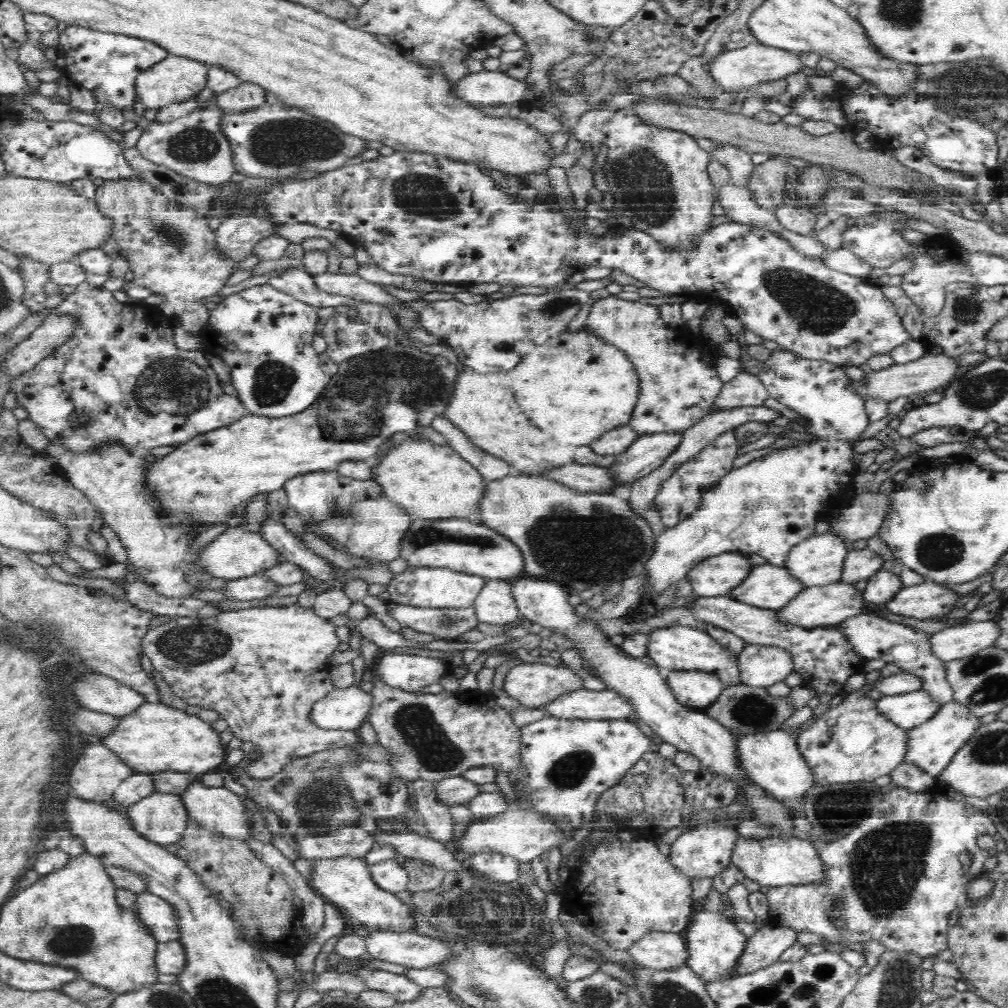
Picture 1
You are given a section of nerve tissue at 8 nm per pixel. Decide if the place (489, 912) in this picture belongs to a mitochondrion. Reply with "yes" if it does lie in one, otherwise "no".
yes

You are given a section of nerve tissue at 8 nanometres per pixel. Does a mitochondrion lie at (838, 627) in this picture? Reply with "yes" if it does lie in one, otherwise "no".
no

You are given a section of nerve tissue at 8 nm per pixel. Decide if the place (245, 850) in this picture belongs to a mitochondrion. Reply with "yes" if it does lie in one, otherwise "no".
no

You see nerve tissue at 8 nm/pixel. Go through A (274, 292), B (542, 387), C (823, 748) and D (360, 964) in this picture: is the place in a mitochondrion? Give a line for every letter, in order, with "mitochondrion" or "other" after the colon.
A: other
B: other
C: other
D: other

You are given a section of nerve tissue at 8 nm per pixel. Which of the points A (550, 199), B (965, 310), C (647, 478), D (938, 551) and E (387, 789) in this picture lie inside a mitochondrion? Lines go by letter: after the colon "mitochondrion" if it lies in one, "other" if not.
A: other
B: mitochondrion
C: other
D: mitochondrion
E: other

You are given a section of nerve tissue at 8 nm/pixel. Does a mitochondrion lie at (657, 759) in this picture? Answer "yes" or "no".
no

